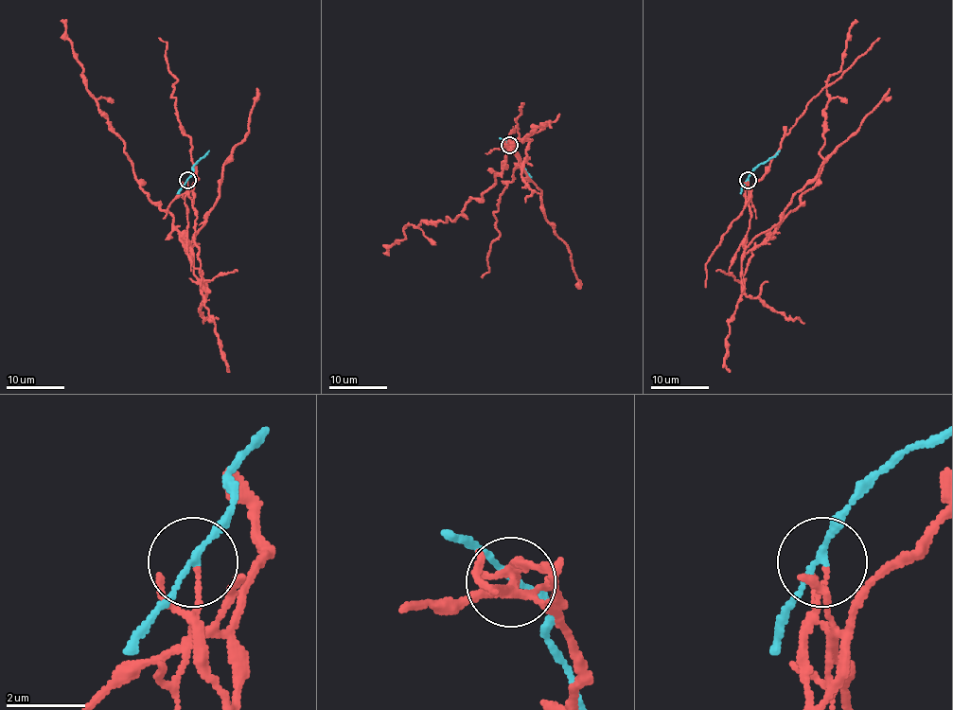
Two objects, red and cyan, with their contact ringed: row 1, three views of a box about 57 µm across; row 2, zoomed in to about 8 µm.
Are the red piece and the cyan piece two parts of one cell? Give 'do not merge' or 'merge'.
do not merge

